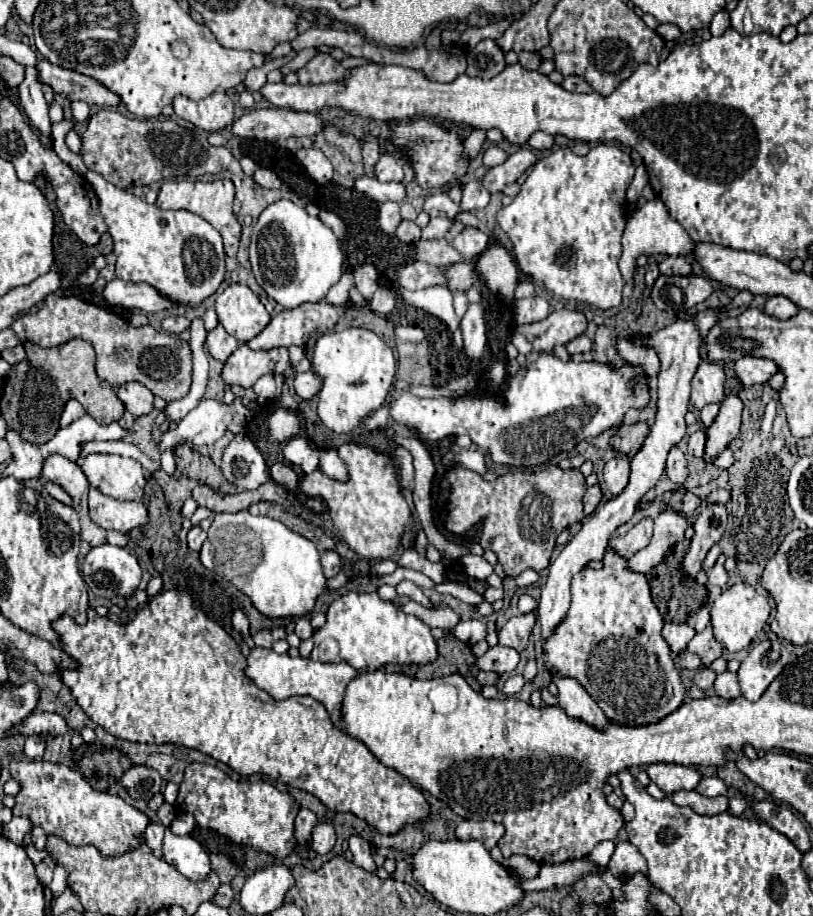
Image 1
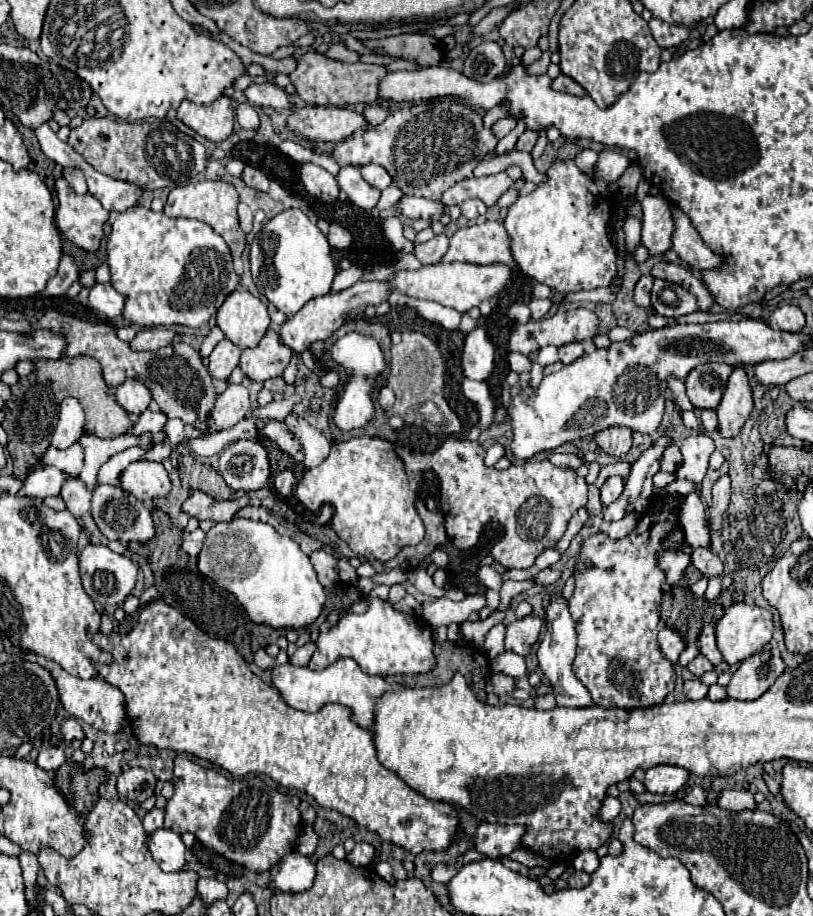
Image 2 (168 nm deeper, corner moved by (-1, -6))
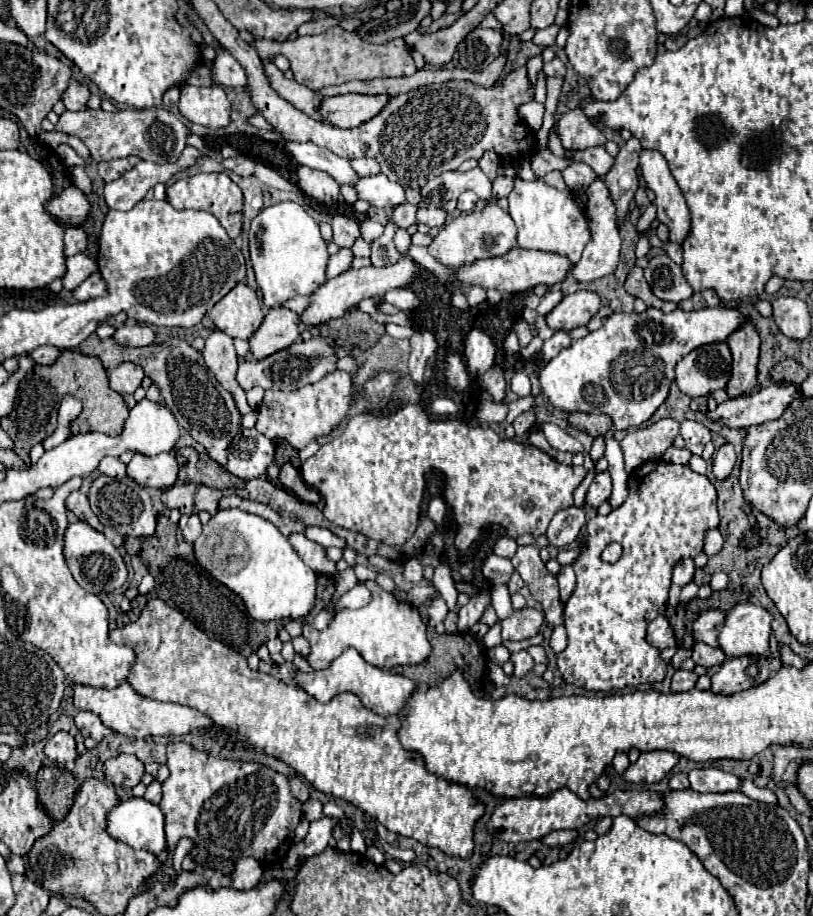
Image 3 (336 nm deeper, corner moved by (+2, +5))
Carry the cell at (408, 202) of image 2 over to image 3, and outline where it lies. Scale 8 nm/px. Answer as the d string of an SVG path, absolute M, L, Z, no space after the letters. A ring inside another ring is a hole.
M385 174L359 178L353 188L357 190L357 198L369 202L375 208L393 208L405 202L405 190L397 182L387 180Z

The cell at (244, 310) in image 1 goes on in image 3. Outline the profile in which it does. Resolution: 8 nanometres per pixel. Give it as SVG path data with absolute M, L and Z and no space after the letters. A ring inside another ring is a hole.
M239 282L231 294L223 296L209 310L209 318L227 336L249 340L263 322L263 306L259 304L255 290L245 282Z

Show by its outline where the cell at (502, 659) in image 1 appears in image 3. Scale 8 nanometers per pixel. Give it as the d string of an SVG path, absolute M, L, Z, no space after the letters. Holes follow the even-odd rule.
M519 650L519 652L511 654L511 660L513 660L513 664L515 664L515 672L513 672L515 678L523 678L523 676L525 676L527 672L531 672L533 666L535 666L533 658L531 658L525 650Z

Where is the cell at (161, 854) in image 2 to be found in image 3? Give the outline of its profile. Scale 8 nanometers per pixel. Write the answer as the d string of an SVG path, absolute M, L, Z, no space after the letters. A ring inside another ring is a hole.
M131 796L117 802L107 812L107 834L135 850L145 848L159 854L167 848L163 812L157 804L151 804L145 798Z

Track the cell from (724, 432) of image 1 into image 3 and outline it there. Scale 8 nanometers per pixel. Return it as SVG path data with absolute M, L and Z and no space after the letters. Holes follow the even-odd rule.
M747 318L735 332L729 334L727 344L733 352L733 376L727 384L731 398L749 394L757 384L757 362L759 362L759 332L751 318Z

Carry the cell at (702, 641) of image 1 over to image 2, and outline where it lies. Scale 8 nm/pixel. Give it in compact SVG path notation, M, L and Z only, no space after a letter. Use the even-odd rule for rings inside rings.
M709 625L703 628L698 639L698 646L700 653L704 657L708 657L712 665L722 663L722 653L716 647L716 634L713 626Z

